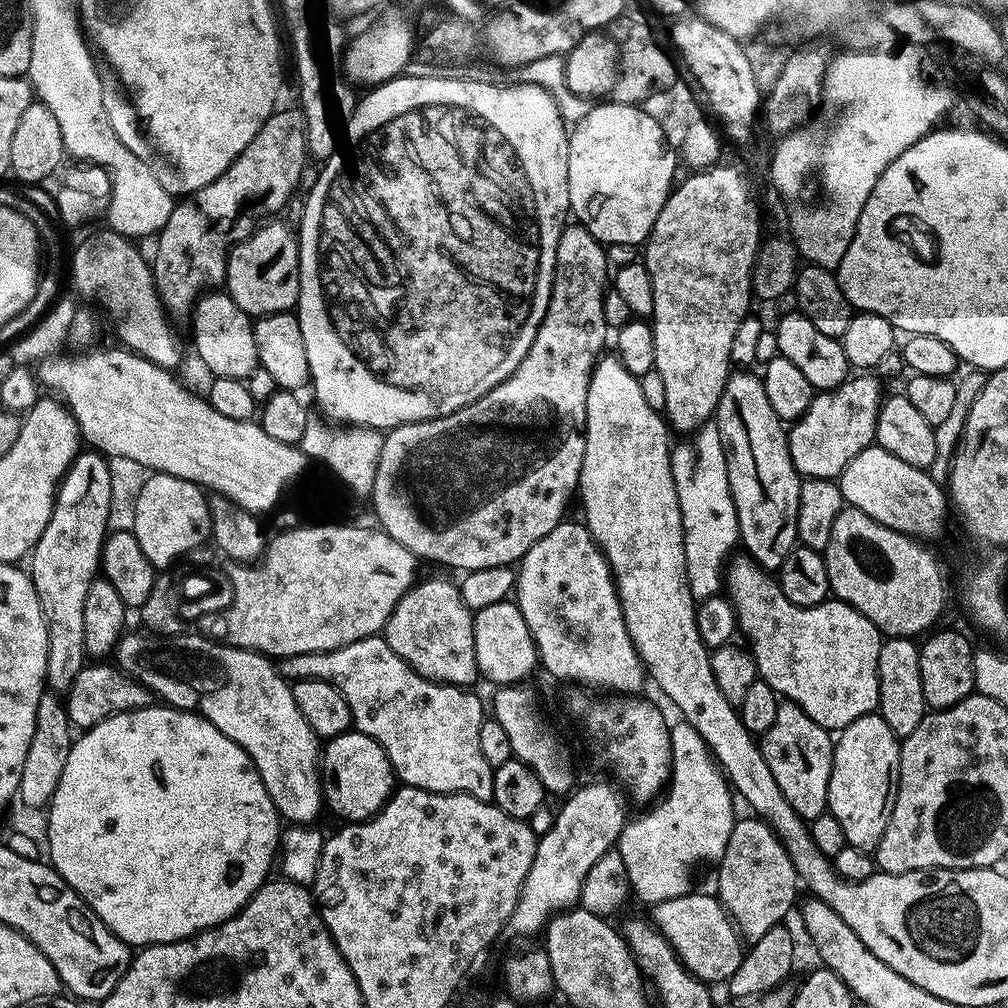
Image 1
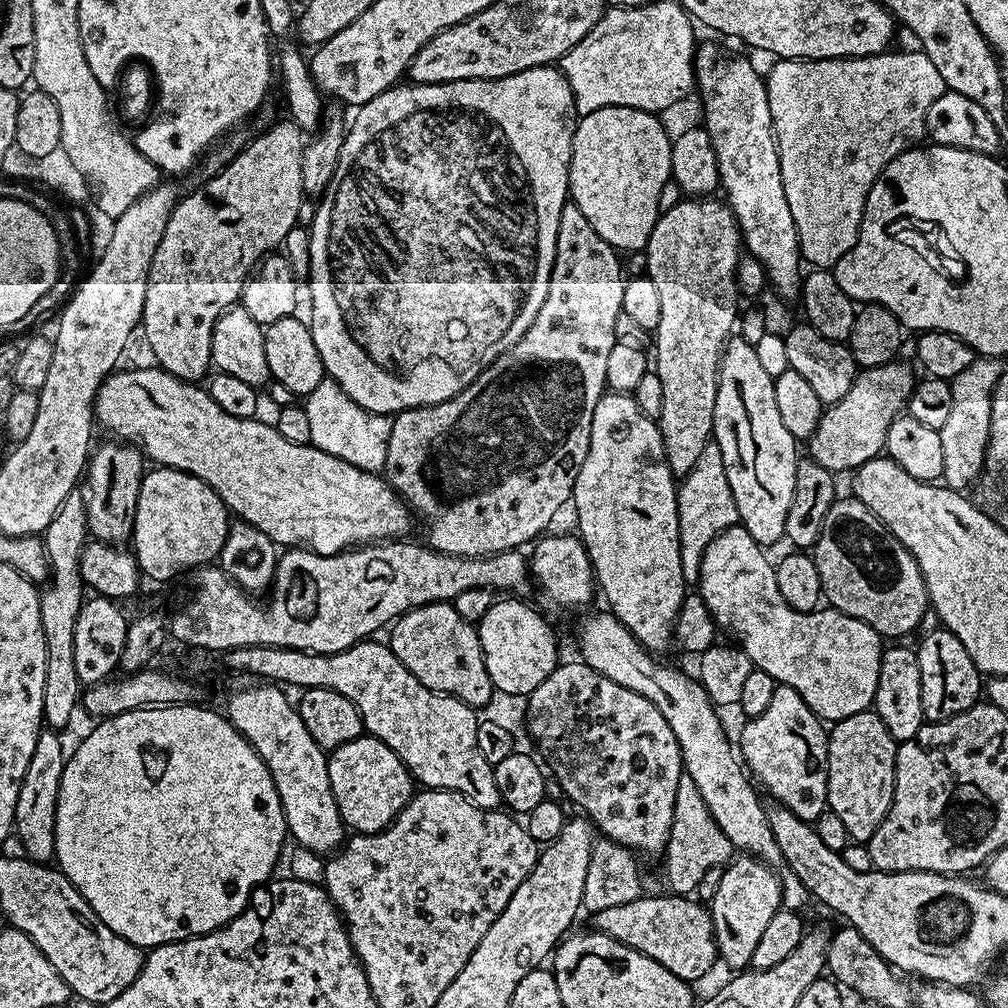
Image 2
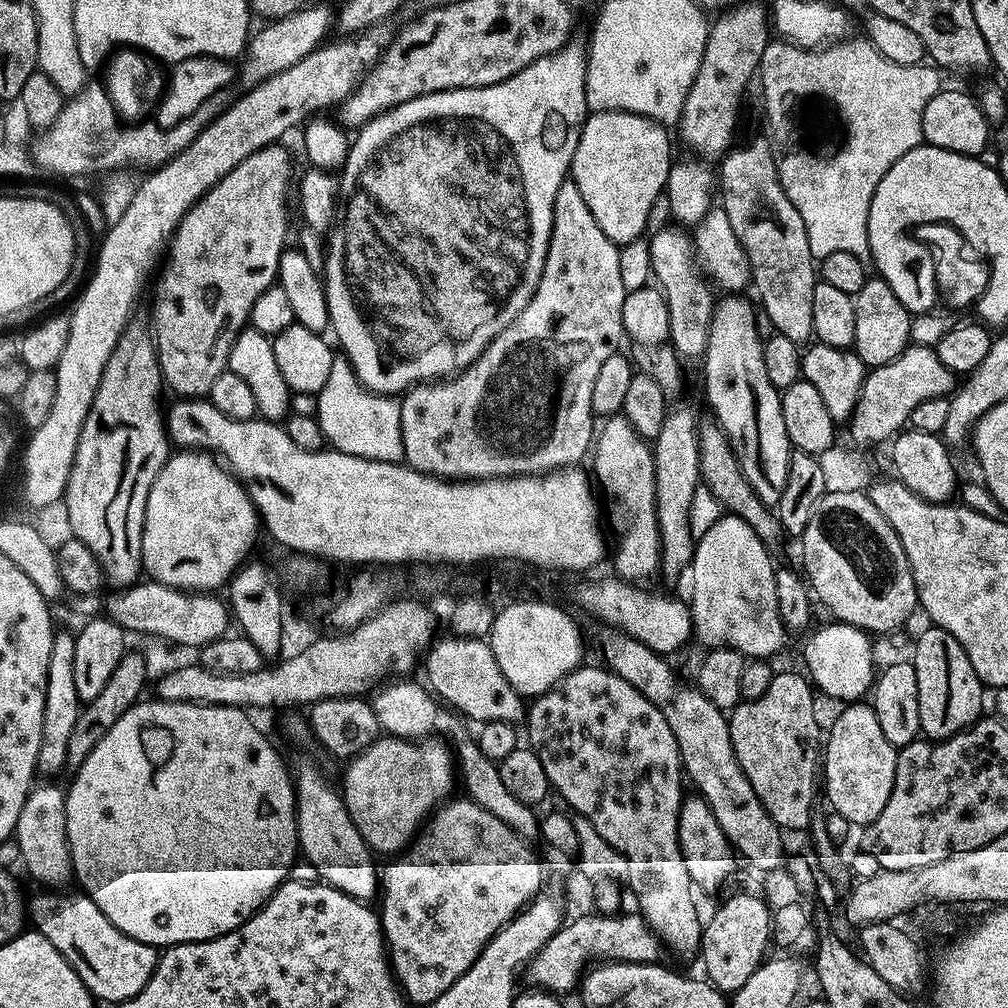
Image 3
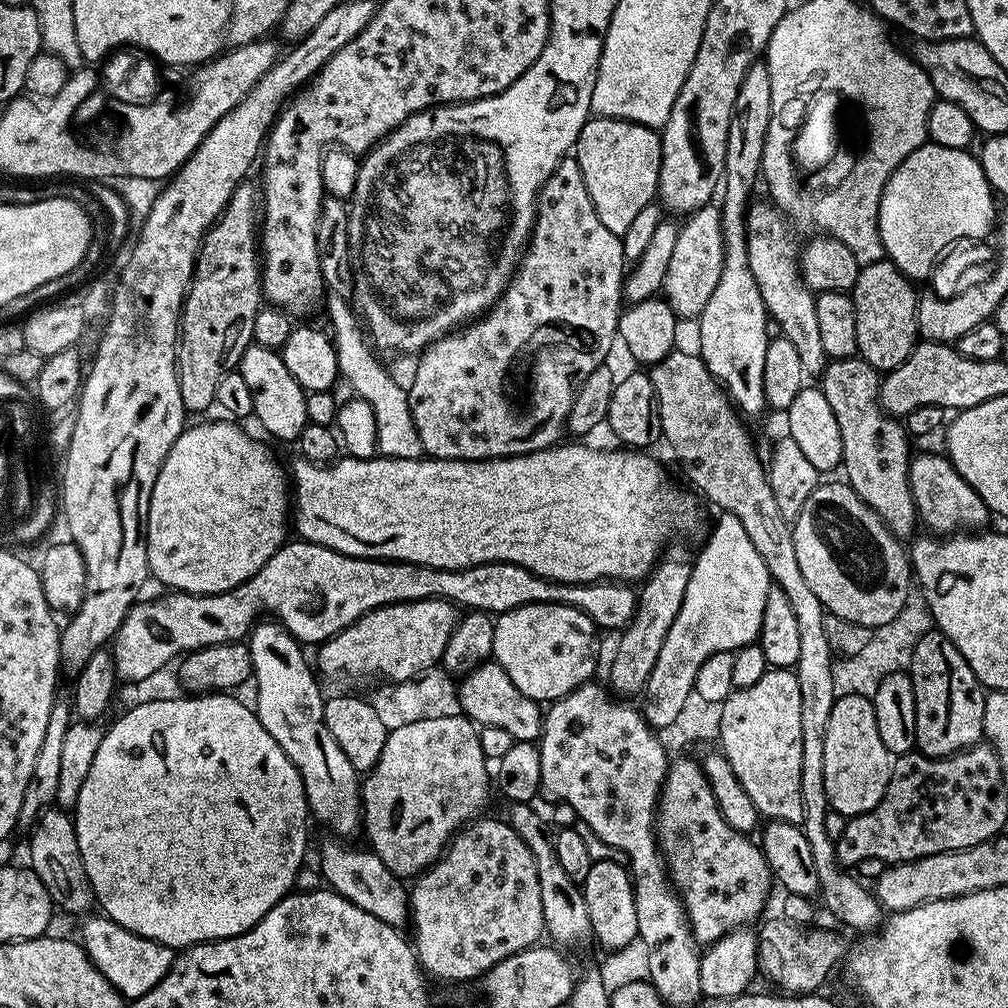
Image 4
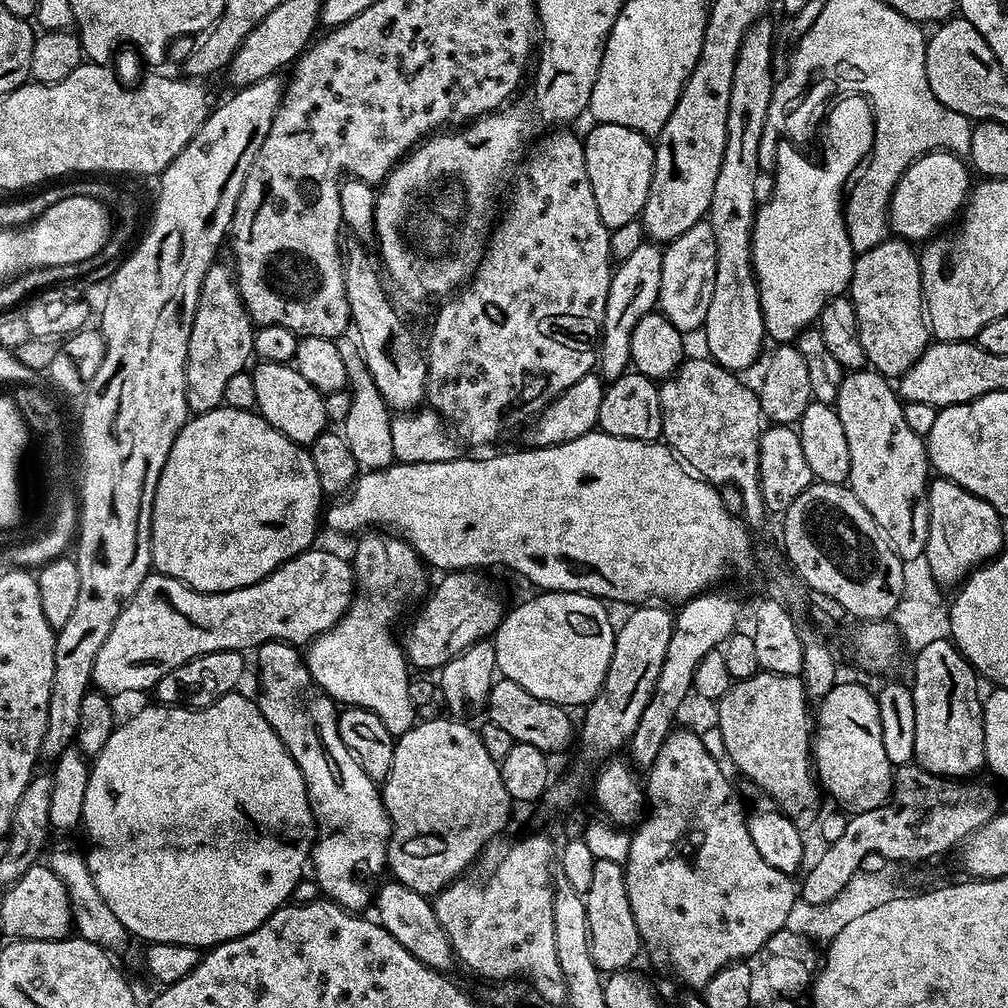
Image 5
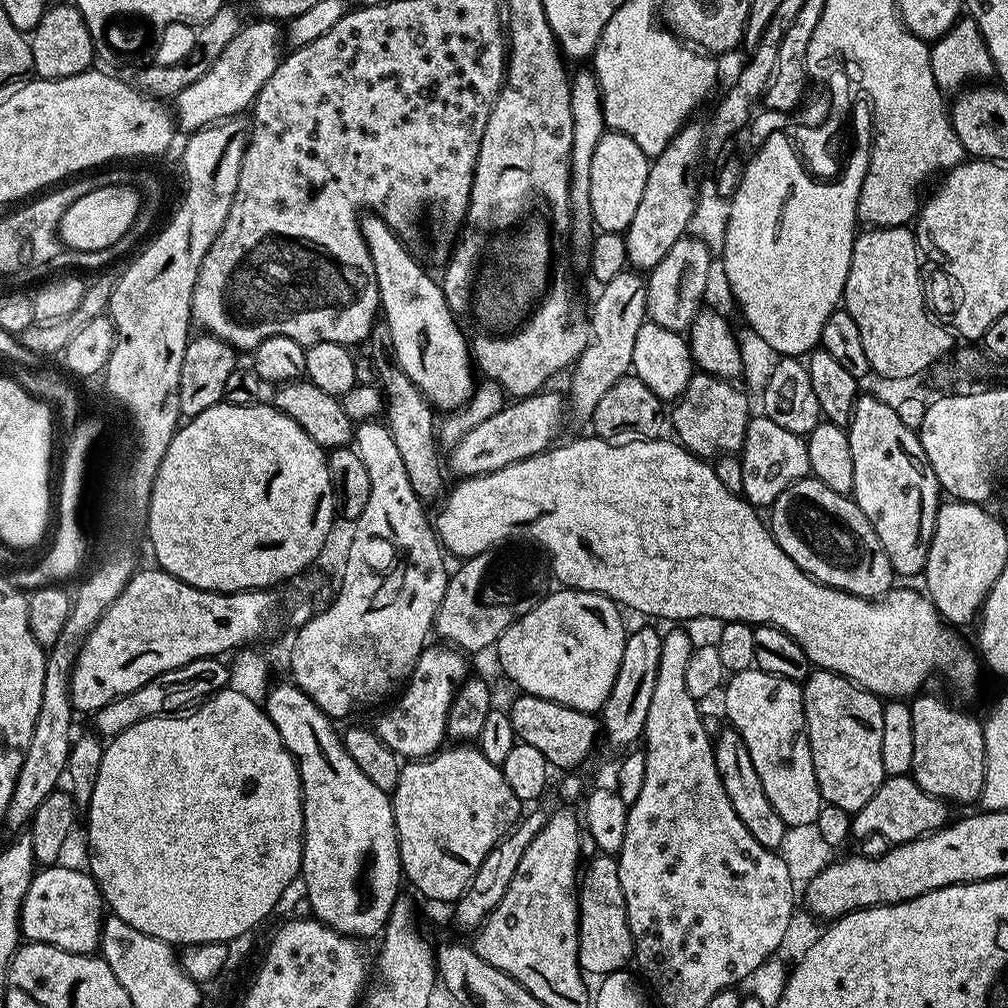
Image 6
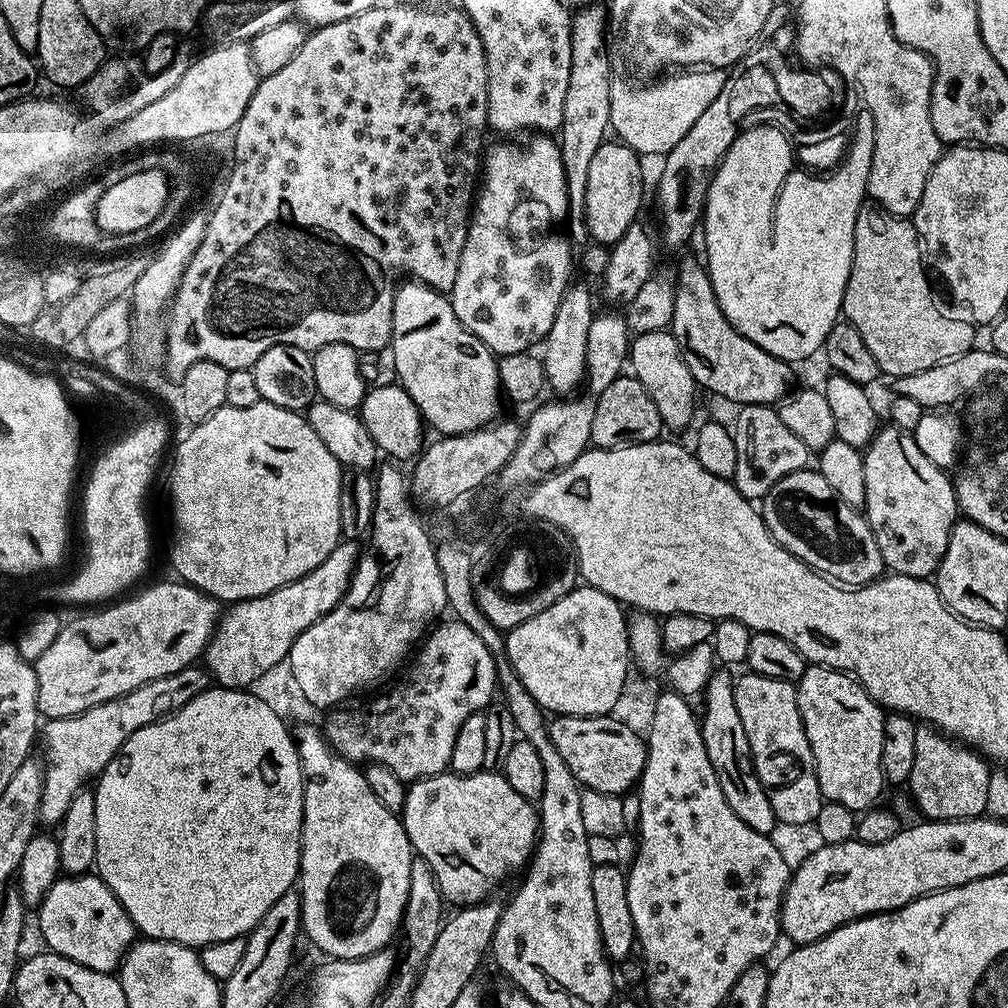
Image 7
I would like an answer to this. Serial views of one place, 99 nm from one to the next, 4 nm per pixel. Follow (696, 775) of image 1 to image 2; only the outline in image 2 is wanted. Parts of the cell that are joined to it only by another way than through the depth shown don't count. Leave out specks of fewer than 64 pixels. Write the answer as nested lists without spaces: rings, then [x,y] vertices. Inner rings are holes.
[[[682,774],[674,804],[674,821],[670,838],[664,851],[664,874],[675,895],[691,895],[712,868],[722,868],[731,863],[736,849],[715,820],[713,820],[700,791],[692,778]]]

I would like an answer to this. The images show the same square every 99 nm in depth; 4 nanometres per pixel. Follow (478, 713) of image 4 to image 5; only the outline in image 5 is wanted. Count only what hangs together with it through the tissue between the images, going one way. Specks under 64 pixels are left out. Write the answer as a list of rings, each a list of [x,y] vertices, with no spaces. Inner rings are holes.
[[[497,679],[489,691],[486,707],[487,719],[494,726],[502,726],[506,734],[510,734],[513,742],[538,746],[546,754],[553,754],[564,749],[574,738],[574,724],[567,714],[569,712],[563,705],[548,703],[542,698],[534,698],[518,682]]]

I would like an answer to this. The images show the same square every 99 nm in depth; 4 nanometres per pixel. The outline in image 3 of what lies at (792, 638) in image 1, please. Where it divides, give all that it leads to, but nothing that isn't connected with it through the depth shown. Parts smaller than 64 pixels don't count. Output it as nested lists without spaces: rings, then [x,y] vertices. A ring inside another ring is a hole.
[[[721,514],[718,522],[714,522],[714,526],[710,526],[710,530],[706,530],[706,534],[702,534],[695,541],[694,551],[692,554],[692,563],[690,565],[690,577],[692,576],[692,600],[690,599],[690,607],[692,609],[692,630],[695,639],[701,640],[705,645],[705,649],[714,648],[736,648],[746,658],[772,658],[772,655],[779,650],[784,644],[784,636],[786,637],[786,629],[784,623],[780,621],[778,614],[778,594],[776,593],[776,568],[772,560],[768,557],[769,549],[760,541],[758,534],[754,534],[754,530],[742,518],[731,514]],[[831,622],[820,628],[804,644],[804,664],[811,683],[840,702],[856,702],[869,691],[874,682],[873,641],[869,633],[849,624]]]

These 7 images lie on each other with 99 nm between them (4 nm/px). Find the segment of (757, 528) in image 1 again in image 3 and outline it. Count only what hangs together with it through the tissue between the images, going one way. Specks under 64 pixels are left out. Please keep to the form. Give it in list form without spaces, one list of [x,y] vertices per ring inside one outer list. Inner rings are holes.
[[[728,294],[717,299],[716,309],[708,331],[708,345],[704,347],[702,363],[704,363],[704,392],[708,395],[708,404],[712,407],[715,423],[726,434],[734,454],[738,458],[738,466],[763,504],[779,505],[782,490],[786,486],[790,458],[794,451],[786,434],[786,422],[782,418],[780,392],[766,375],[766,362],[762,362],[764,341],[756,329],[756,312],[740,294]]]

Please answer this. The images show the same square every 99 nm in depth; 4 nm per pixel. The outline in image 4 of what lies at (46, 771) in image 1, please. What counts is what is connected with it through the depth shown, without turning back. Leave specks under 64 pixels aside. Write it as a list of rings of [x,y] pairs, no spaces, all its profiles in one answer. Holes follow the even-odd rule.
[[[55,806],[50,807],[37,818],[36,825],[30,829],[29,836],[32,837],[28,840],[29,861],[27,860],[27,863],[30,865],[32,872],[38,874],[38,878],[42,878],[42,886],[46,886],[53,905],[59,911],[61,908],[64,912],[91,913],[94,908],[94,897],[90,886],[90,878],[86,874],[86,866],[82,866],[82,850],[78,850],[78,834],[73,817],[67,811]]]

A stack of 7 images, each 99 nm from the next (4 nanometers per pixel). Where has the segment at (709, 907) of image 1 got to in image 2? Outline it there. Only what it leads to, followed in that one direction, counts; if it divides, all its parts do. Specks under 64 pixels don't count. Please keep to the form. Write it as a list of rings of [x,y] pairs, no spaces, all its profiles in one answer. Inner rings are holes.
[[[643,894],[637,900],[598,910],[591,913],[591,927],[646,954],[646,958],[654,958],[654,962],[666,966],[670,974],[678,974],[678,978],[697,982],[696,980],[702,979],[715,964],[718,964],[711,911],[705,905],[703,908],[694,900],[696,898],[689,898],[687,895],[667,895]]]

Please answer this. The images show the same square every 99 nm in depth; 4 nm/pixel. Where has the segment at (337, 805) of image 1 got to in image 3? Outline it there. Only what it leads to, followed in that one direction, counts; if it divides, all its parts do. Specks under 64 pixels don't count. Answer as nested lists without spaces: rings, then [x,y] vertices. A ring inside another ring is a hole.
[[[384,734],[345,764],[348,765],[344,768],[342,787],[344,805],[354,826],[358,826],[358,834],[362,834],[365,844],[376,854],[403,853],[428,817],[453,795],[452,787],[458,784],[453,749],[440,738],[417,742]]]

